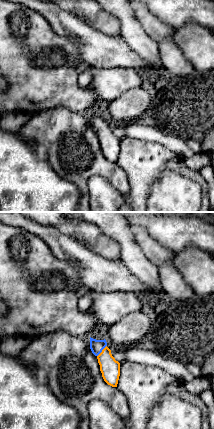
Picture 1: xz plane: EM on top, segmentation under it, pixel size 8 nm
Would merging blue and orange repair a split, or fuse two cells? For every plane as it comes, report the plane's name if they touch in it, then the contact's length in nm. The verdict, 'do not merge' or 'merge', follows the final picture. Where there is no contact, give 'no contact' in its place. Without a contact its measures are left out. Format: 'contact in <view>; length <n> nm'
contact in xz; length 120 nm

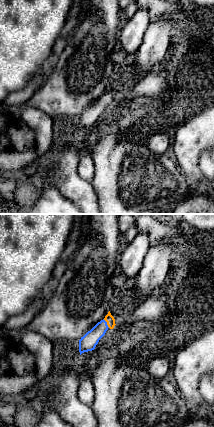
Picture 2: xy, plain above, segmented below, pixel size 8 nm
contact in xy; length 90 nm

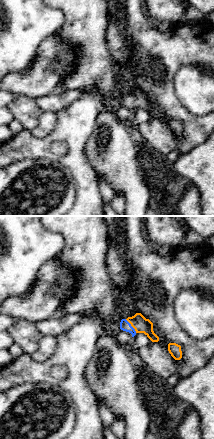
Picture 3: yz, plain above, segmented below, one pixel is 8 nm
contact in yz; length 140 nm

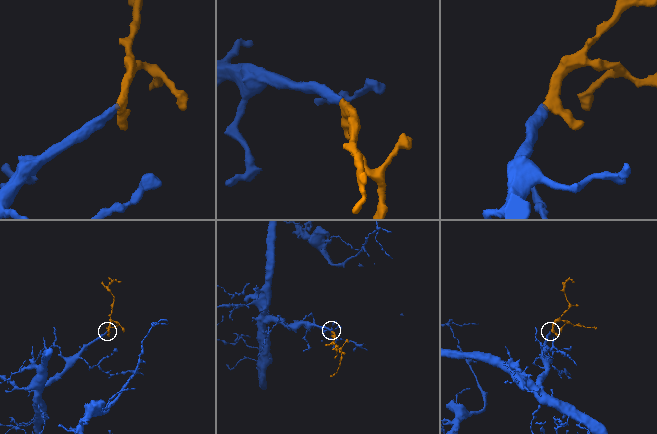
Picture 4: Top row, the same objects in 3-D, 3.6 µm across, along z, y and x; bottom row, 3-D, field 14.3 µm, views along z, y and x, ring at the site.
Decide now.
merge

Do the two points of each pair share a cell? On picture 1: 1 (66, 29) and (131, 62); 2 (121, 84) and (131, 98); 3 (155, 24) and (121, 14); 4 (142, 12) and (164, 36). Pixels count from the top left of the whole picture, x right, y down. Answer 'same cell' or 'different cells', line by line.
1: same cell
2: different cells
3: different cells
4: same cell

